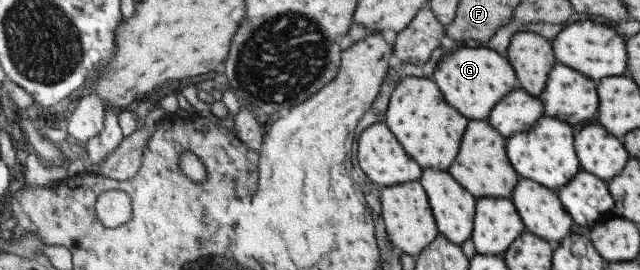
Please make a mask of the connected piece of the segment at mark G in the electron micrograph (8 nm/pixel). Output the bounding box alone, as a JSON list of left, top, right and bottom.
[432,47,516,119]

